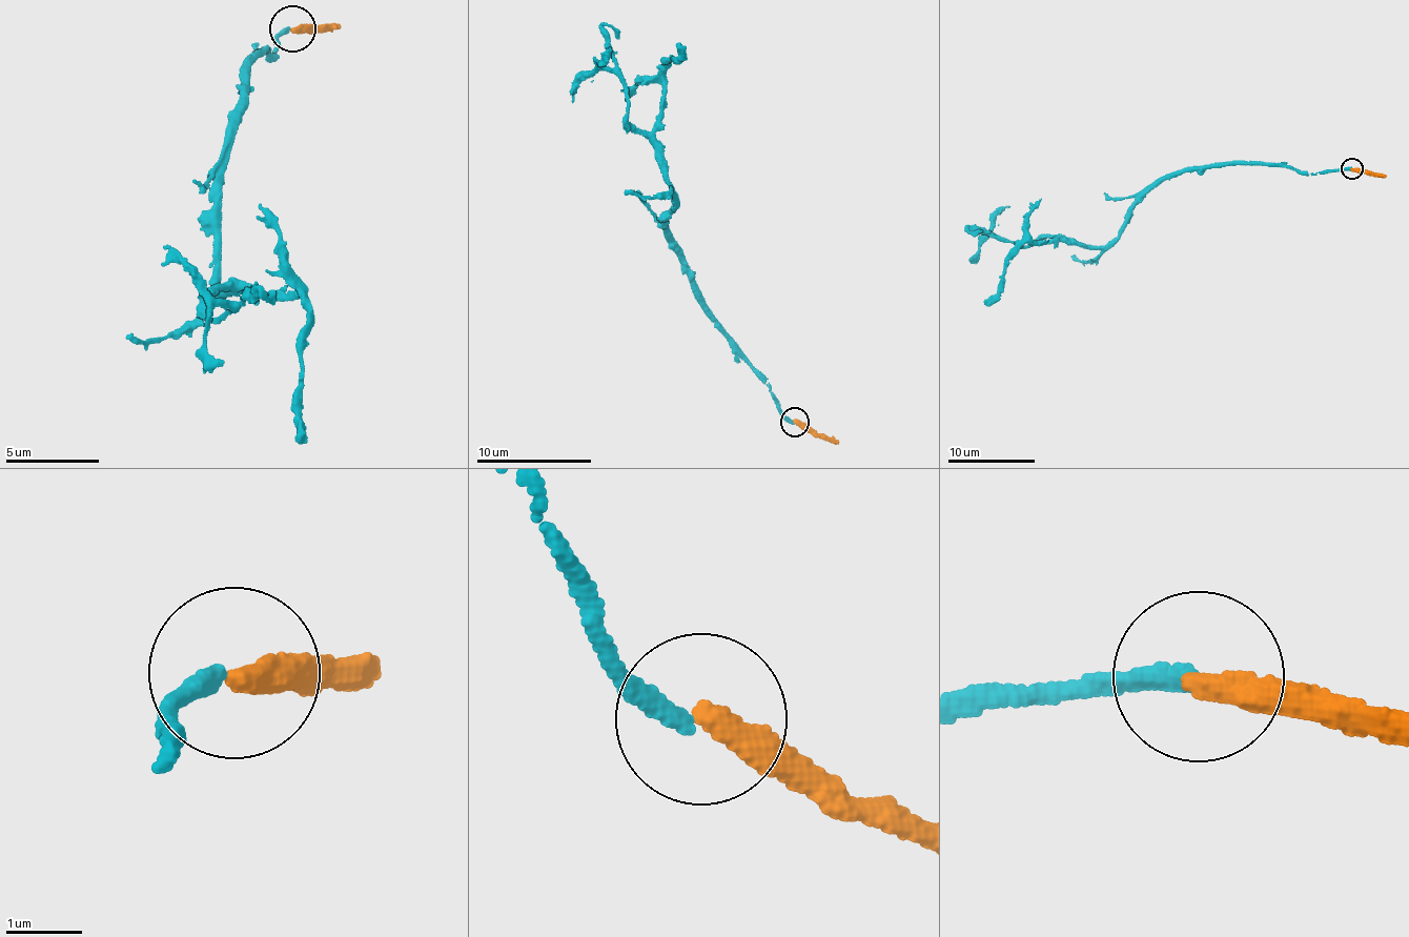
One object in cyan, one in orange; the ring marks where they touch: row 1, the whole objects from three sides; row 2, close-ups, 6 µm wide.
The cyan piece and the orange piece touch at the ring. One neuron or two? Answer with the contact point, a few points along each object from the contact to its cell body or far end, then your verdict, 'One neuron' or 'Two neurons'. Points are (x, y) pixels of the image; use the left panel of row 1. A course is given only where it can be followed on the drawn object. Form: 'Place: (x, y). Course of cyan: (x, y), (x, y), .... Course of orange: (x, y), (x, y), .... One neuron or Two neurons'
Place: (292, 28). Course of cyan: (292, 29), (279, 34), (276, 60), (269, 49), (249, 66), (213, 206), (211, 289), (304, 298), (299, 444). Course of orange: (292, 29), (337, 27). Two neurons

